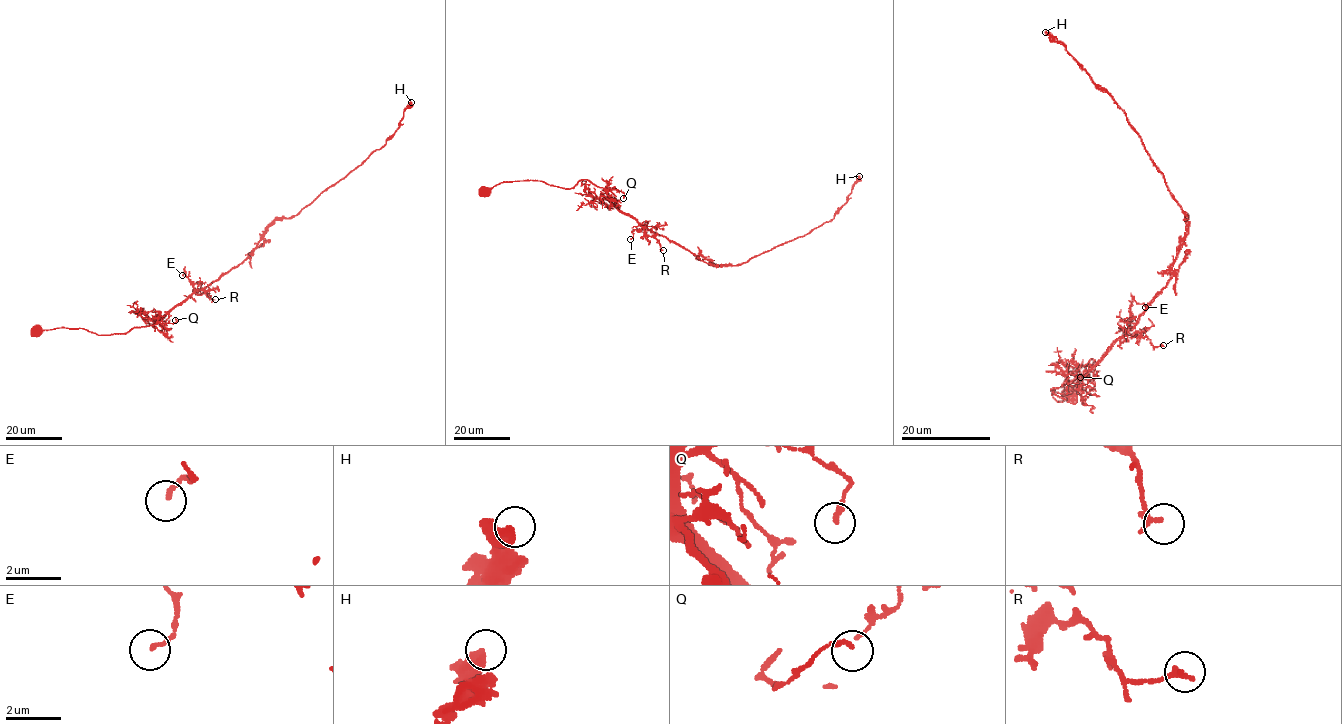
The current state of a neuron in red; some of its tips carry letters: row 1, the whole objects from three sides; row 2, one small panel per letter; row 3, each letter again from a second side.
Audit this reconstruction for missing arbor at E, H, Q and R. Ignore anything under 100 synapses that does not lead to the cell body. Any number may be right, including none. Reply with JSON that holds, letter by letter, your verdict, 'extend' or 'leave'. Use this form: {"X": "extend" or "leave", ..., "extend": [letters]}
{"E": "leave", "H": "leave", "Q": "leave", "R": "leave", "extend": []}

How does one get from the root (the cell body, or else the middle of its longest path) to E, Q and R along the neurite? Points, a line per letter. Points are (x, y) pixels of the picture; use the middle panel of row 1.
E: (484, 191), (505, 181), (536, 180), (572, 188), (587, 179), (642, 226), (630, 239)
Q: (484, 191), (505, 181), (536, 180), (572, 188), (587, 179), (597, 186), (620, 190), (623, 198)
R: (484, 191), (505, 181), (536, 180), (572, 188), (587, 179), (601, 187), (606, 197), (653, 236), (663, 250)

